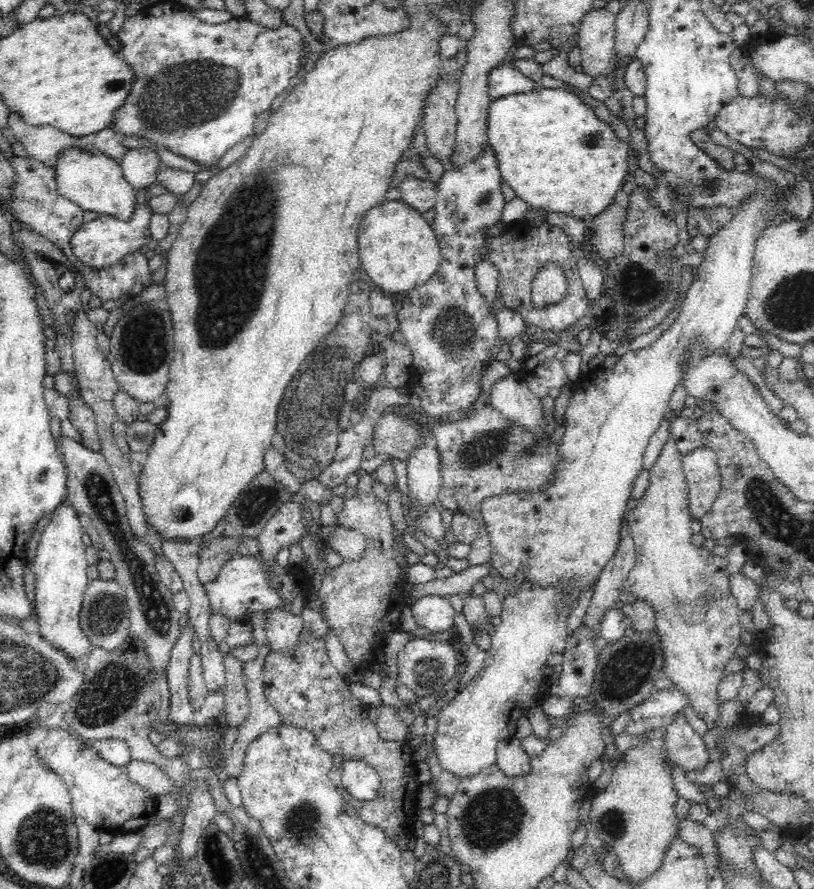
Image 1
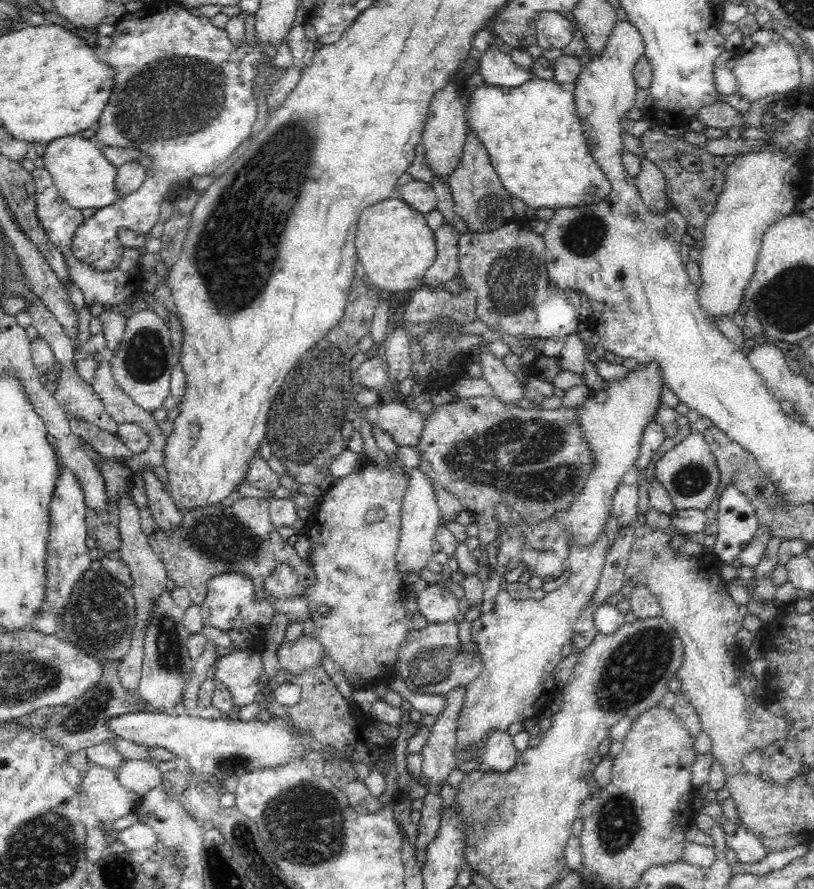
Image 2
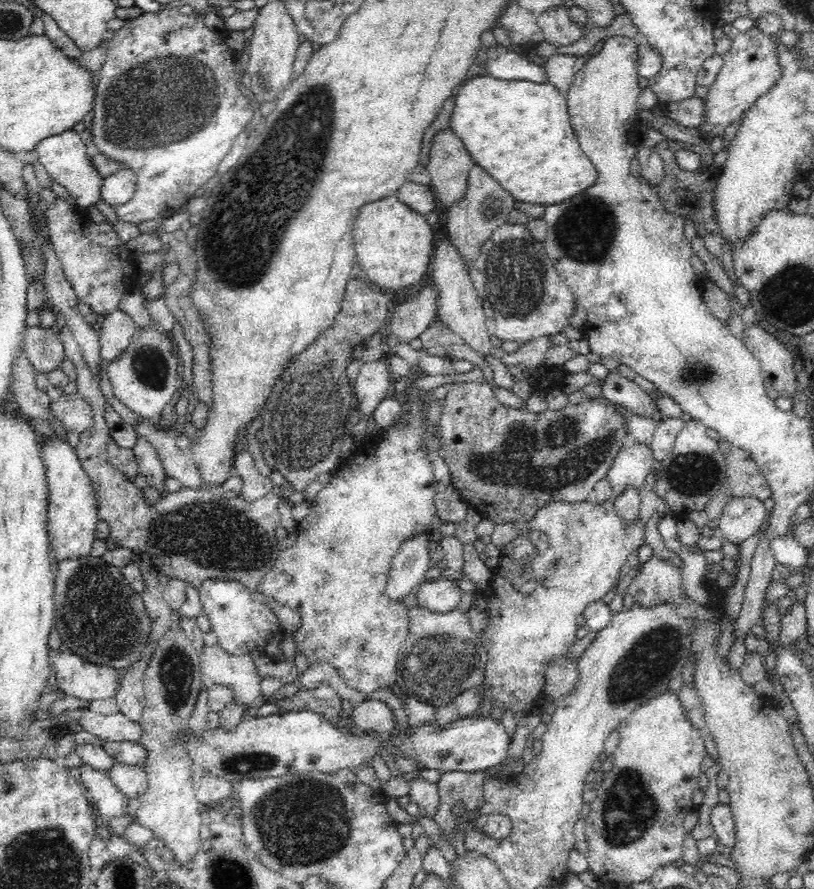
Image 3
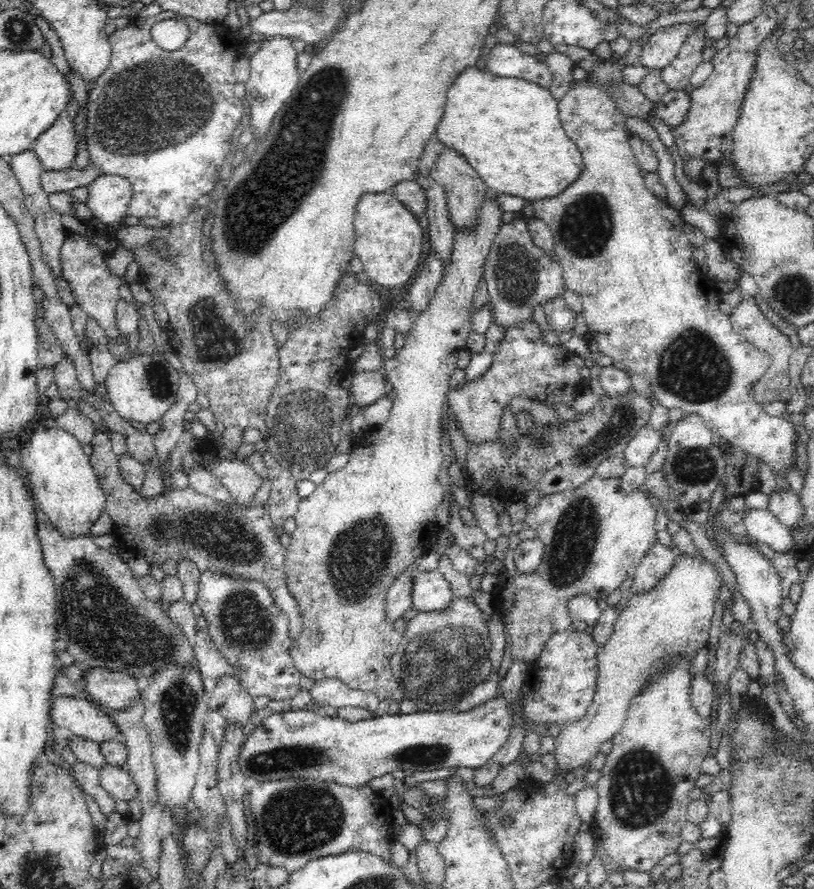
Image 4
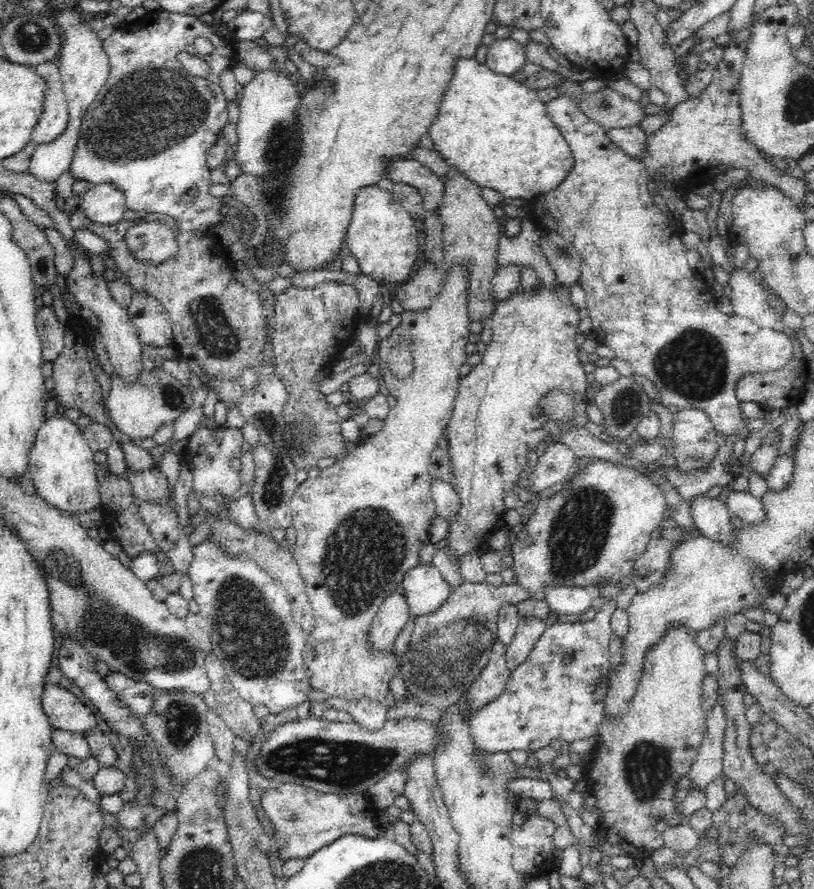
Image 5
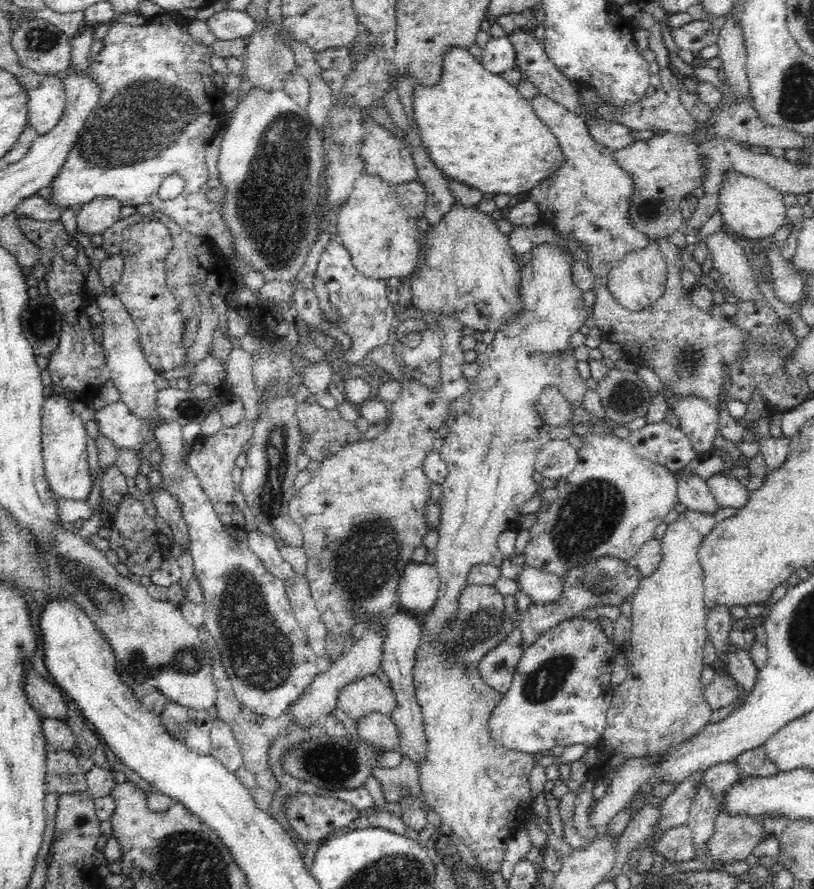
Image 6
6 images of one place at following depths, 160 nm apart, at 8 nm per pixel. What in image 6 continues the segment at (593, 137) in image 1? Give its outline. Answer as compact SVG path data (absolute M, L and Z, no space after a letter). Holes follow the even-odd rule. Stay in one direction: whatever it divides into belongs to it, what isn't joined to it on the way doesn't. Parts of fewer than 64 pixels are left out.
M456 48L448 50L448 54L444 54L442 68L444 68L444 82L440 82L440 86L436 86L436 90L420 90L420 94L414 94L414 104L412 106L414 106L414 120L418 124L417 127L422 136L423 146L427 149L429 158L445 177L454 178L454 180L461 181L462 184L466 184L470 188L478 188L480 192L486 194L508 194L516 200L521 192L531 191L540 181L546 180L555 170L560 169L560 166L564 164L564 154L560 149L558 139L535 113L535 109L531 105L532 100L520 95L520 90L517 86L508 83L506 79L499 75L486 71L482 62L475 60L467 50Z

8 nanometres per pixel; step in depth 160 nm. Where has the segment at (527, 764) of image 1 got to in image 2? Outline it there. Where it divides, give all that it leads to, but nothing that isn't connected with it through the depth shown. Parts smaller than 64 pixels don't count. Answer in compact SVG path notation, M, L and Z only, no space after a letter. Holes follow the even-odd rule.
M497 730L487 738L483 750L482 766L498 773L508 773L515 768L519 760L519 752L514 747L512 737L506 731Z

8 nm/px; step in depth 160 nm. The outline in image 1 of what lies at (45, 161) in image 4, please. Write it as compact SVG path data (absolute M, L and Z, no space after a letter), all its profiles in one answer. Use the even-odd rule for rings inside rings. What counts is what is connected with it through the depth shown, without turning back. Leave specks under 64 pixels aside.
M64 150L53 166L59 194L71 199L80 208L99 215L130 221L136 210L136 188L124 178L121 166L110 156L82 150Z

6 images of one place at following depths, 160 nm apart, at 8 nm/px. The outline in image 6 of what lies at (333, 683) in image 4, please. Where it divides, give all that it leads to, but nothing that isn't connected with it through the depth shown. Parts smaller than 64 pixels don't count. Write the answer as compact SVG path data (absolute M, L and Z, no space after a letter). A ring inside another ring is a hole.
M370 712L356 722L357 734L366 742L374 742L383 746L393 745L400 749L400 737L391 715Z

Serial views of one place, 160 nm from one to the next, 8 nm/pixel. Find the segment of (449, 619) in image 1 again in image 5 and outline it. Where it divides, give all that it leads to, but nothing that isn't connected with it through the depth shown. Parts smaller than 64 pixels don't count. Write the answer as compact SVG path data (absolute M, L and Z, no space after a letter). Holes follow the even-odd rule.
M426 564L412 569L400 586L414 617L436 612L448 600L453 589L433 565Z

